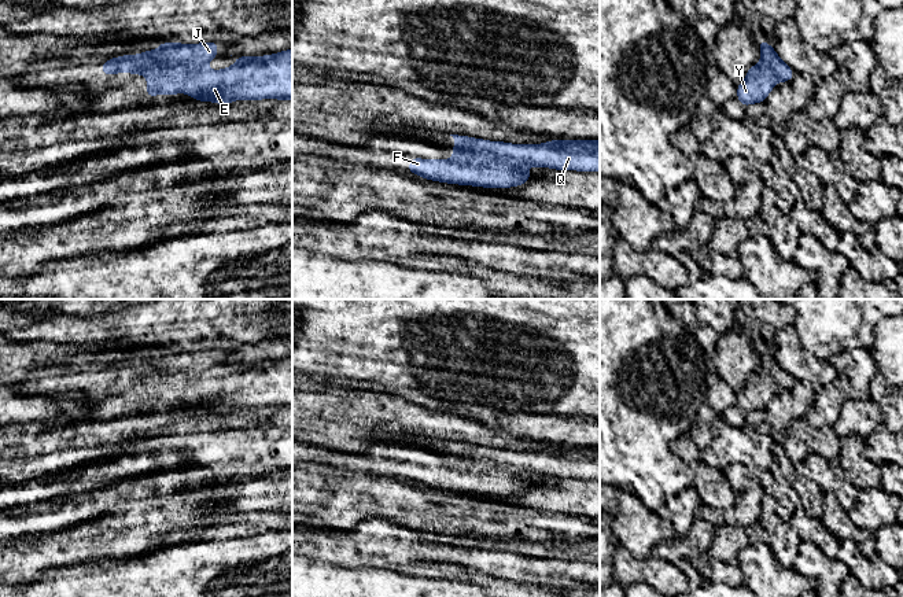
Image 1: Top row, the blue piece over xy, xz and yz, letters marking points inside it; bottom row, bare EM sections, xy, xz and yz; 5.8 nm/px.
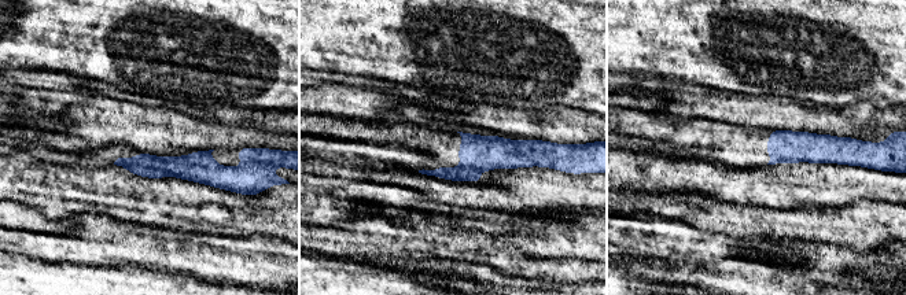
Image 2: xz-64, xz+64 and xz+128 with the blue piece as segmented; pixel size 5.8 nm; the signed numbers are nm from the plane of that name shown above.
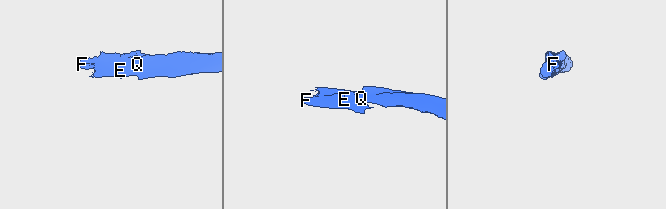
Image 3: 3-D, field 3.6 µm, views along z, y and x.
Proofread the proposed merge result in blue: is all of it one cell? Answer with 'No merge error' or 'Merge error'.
Merge error

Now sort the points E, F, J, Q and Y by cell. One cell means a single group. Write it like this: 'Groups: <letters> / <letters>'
Groups: E Q Y / F J

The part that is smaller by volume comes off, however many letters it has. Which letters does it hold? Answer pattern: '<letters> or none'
F, J

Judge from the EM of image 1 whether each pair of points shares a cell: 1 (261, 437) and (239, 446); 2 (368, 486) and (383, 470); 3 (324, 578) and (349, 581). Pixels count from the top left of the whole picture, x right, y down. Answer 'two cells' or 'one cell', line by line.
1: one cell
2: two cells
3: one cell

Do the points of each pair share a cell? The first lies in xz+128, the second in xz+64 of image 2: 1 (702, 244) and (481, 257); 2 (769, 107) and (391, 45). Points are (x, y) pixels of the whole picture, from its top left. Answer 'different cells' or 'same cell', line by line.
1: same cell
2: different cells

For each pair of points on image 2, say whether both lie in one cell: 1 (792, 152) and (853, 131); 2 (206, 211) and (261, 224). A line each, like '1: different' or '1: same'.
1: different
2: same

